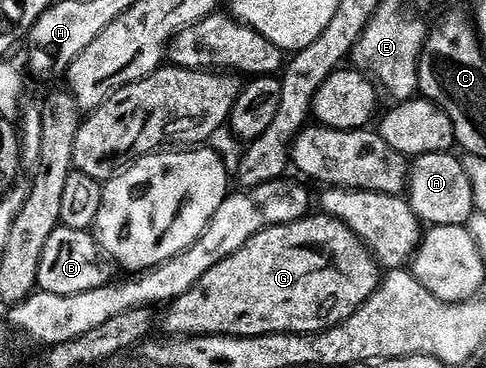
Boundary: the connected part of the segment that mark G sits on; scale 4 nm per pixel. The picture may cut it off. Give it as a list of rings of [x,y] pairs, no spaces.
[[[308,215],[302,217],[300,221],[290,221],[284,225],[270,225],[257,235],[253,235],[253,239],[249,239],[249,243],[245,243],[245,247],[241,247],[241,251],[233,251],[233,255],[229,255],[229,259],[221,259],[221,263],[217,263],[217,267],[213,267],[213,271],[205,271],[205,275],[201,275],[201,279],[193,288],[185,291],[185,295],[181,295],[176,301],[170,302],[166,306],[167,314],[163,317],[163,325],[171,332],[168,334],[175,337],[208,337],[209,335],[253,337],[269,336],[270,333],[319,333],[337,327],[353,316],[378,288],[381,280],[379,264],[375,262],[374,255],[367,250],[362,239],[353,231],[349,231],[349,227],[345,227],[345,223],[326,215],[318,216]]]

